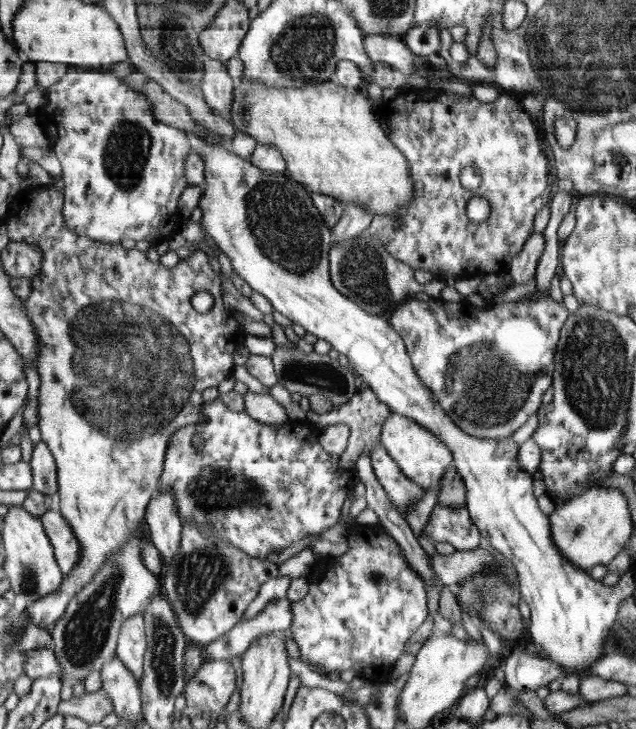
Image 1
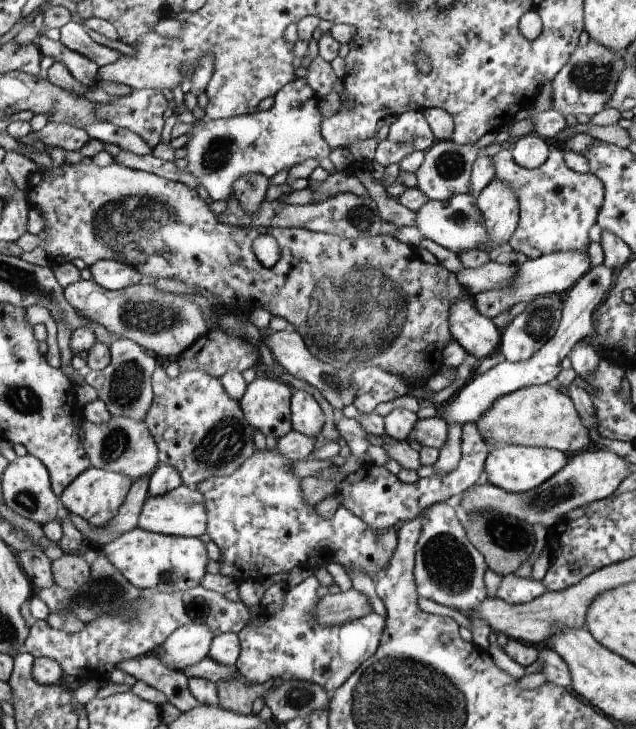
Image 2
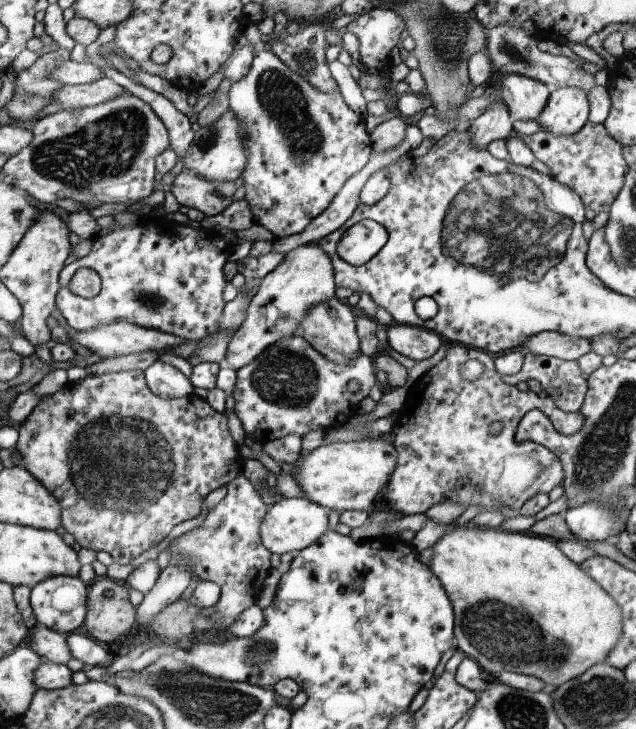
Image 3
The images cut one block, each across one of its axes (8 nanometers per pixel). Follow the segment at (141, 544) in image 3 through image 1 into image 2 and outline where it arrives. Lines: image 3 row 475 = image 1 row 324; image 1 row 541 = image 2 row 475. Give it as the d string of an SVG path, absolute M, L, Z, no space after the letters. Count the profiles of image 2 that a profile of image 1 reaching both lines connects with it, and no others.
M94 466L82 472L59 496L61 508L81 516L93 527L103 527L118 514L118 508L126 502L134 480L114 471L105 471Z

